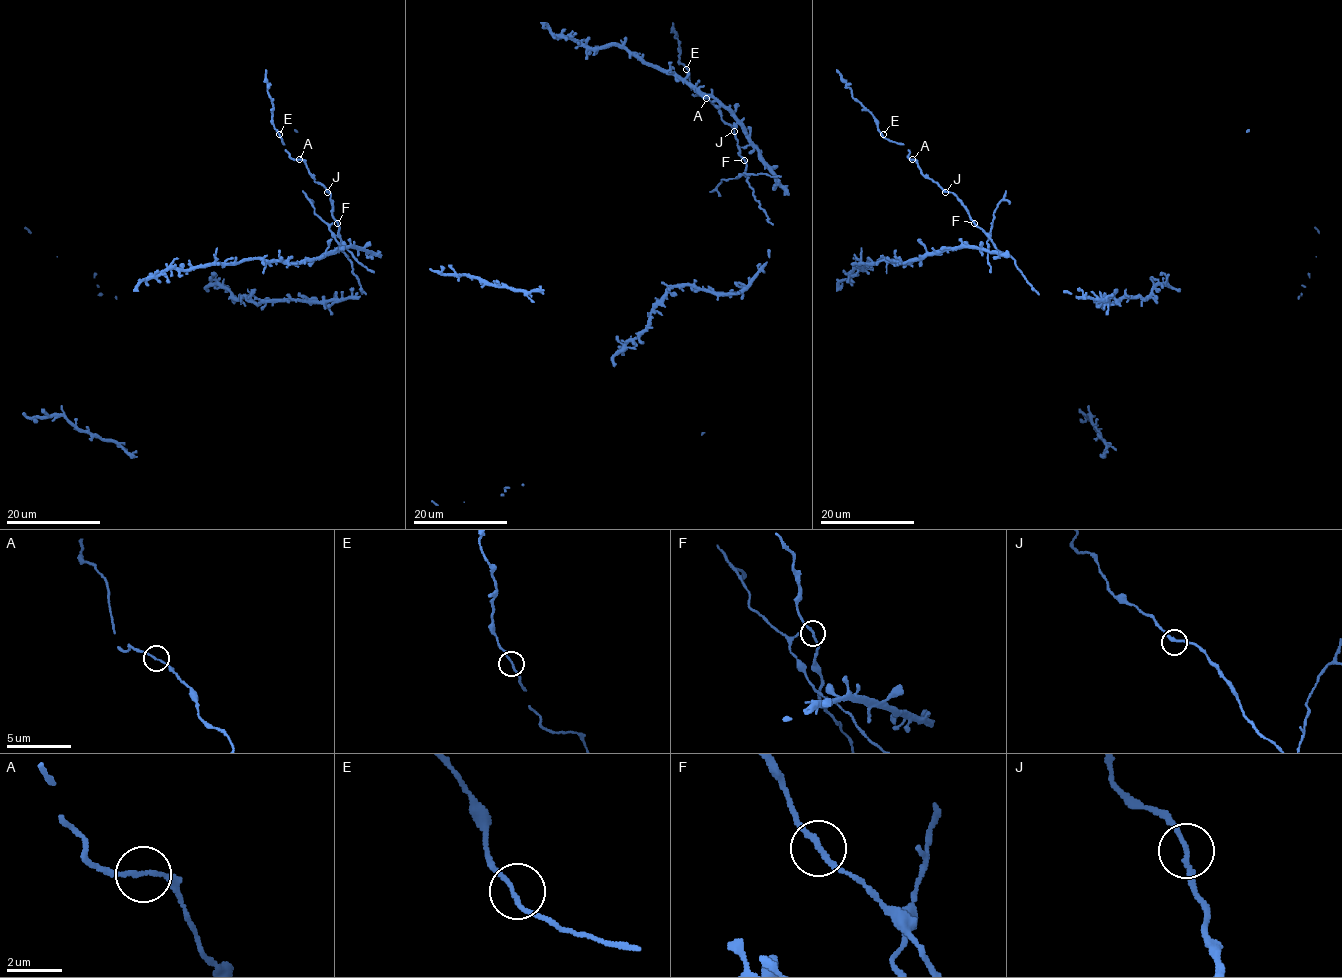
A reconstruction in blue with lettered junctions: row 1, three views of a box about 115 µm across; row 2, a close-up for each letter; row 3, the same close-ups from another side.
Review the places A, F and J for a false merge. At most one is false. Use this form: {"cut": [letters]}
{"cut": []}

